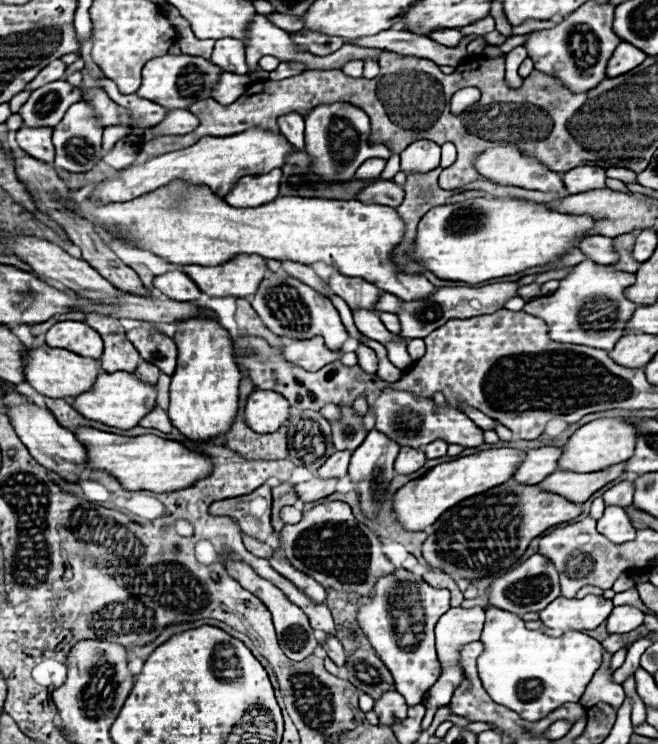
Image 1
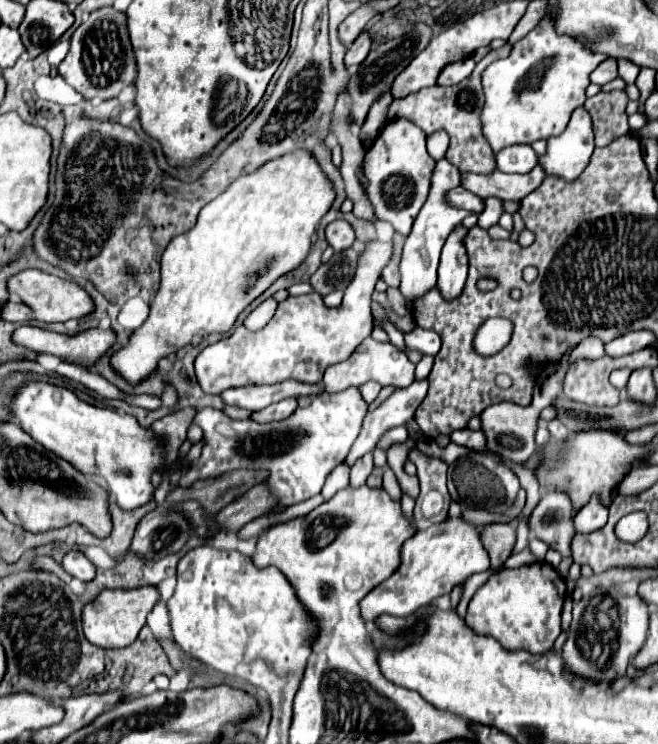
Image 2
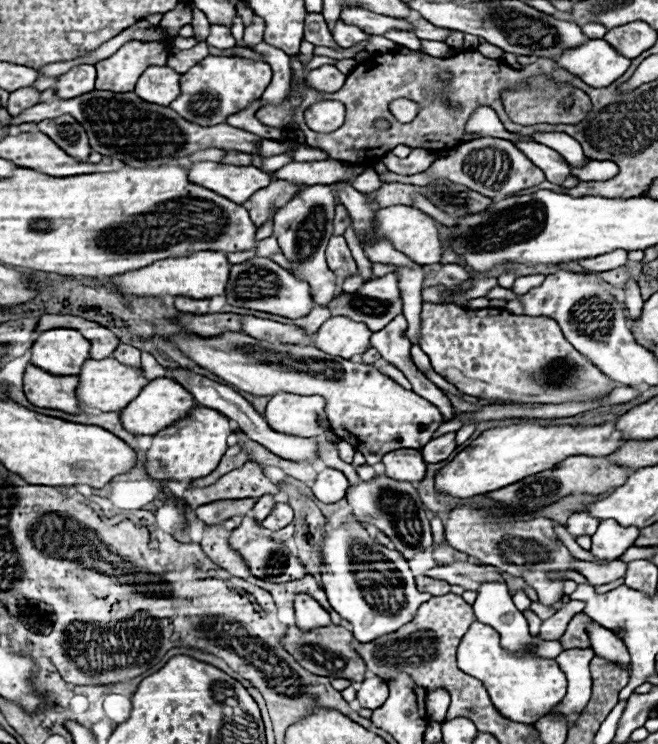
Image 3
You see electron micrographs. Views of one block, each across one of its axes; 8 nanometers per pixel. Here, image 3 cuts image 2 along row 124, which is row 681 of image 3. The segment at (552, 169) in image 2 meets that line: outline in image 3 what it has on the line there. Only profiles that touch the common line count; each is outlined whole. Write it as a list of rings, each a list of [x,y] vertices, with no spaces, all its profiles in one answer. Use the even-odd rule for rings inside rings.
[[[572,649],[563,651],[555,660],[568,678],[566,696],[548,712],[558,714],[566,720],[568,728],[580,718],[592,692],[592,678],[589,665],[595,653],[592,649]]]

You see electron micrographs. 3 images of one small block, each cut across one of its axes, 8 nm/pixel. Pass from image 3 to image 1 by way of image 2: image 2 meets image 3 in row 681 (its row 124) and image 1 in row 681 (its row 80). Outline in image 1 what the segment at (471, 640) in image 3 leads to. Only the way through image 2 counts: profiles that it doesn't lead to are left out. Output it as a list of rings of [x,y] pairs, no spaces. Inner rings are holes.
[[[488,608],[486,610],[486,624],[482,630],[480,642],[484,644],[484,652],[478,658],[478,672],[484,688],[492,696],[494,702],[518,712],[524,720],[538,722],[544,716],[548,716],[554,708],[566,704],[566,702],[578,702],[584,694],[590,678],[602,664],[604,648],[598,640],[582,634],[582,632],[566,632],[558,638],[542,634],[538,630],[528,630],[524,626],[524,620],[512,612],[500,610],[500,608]]]

